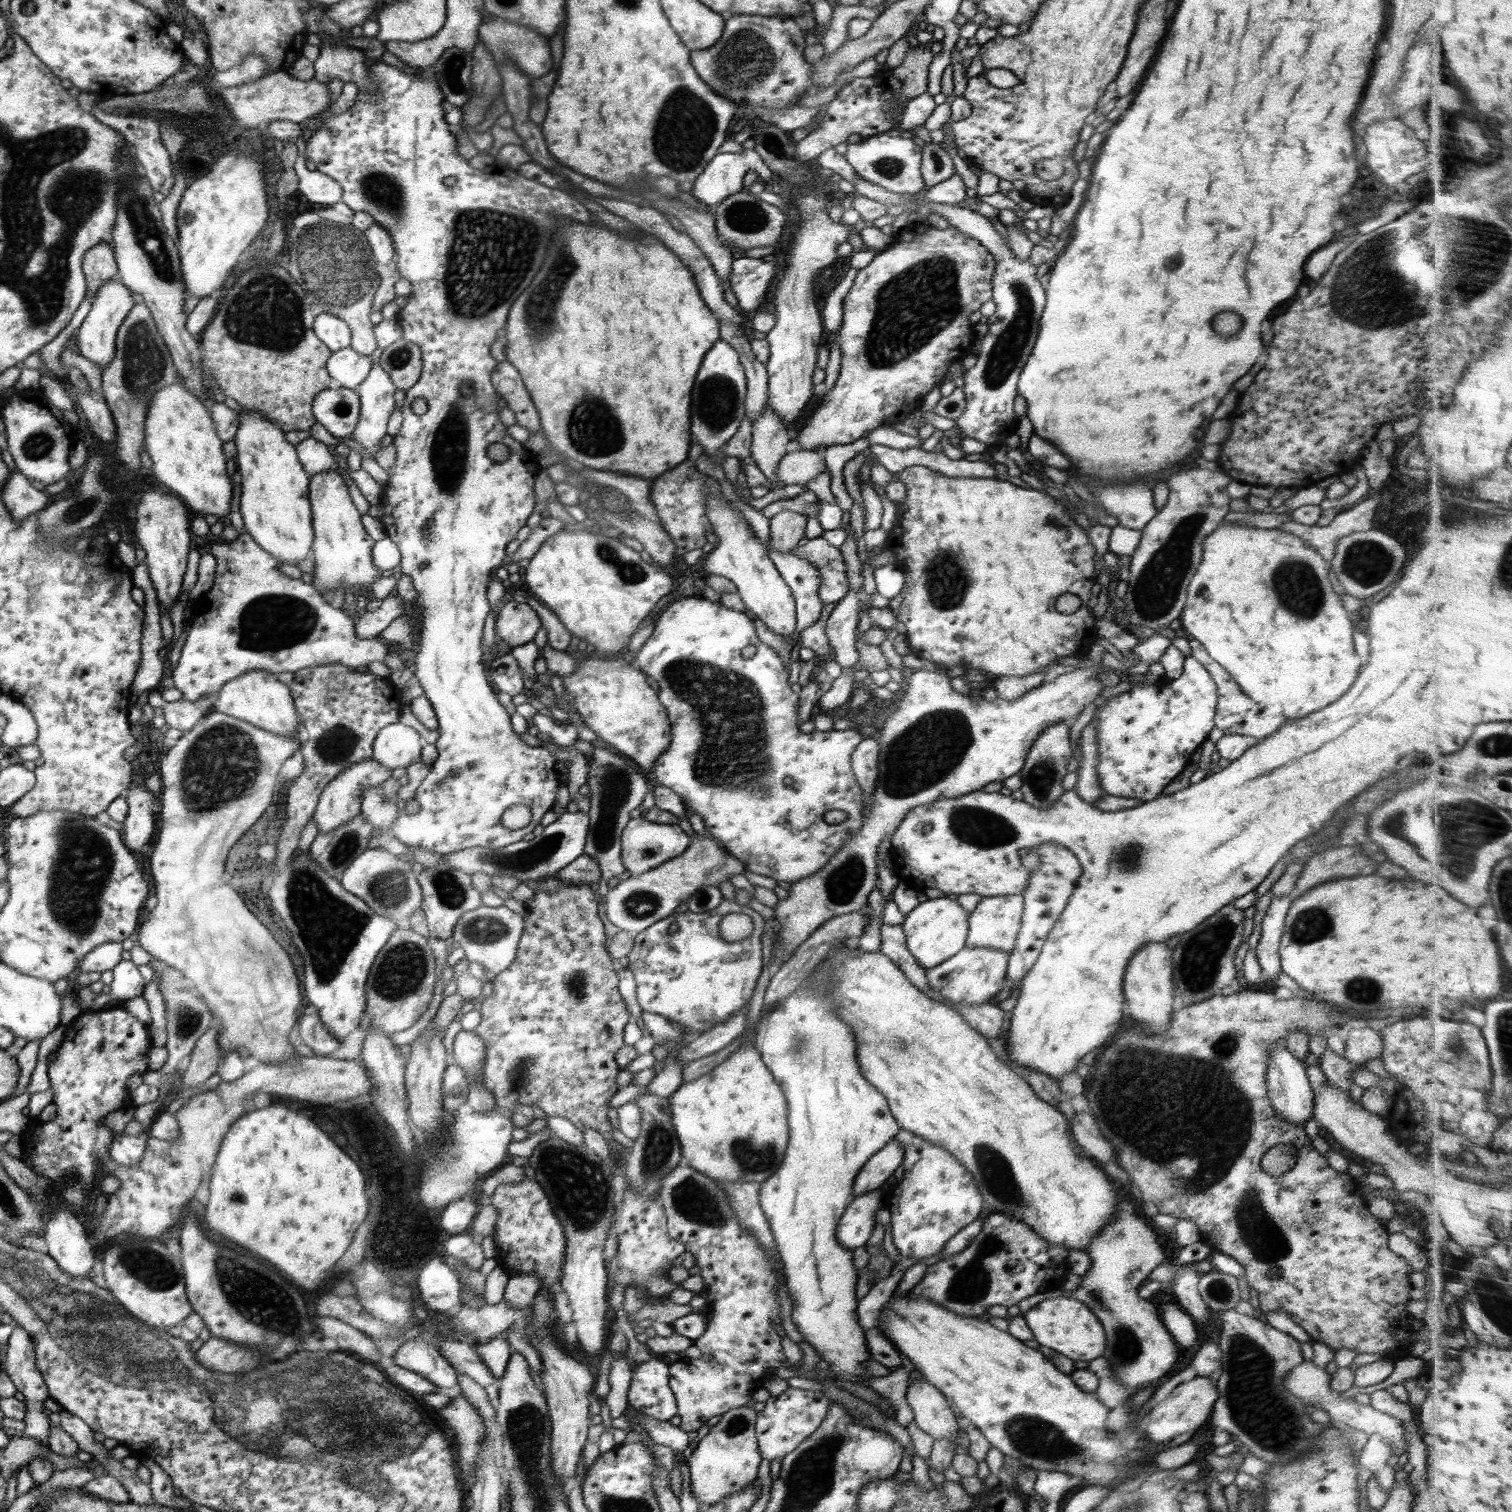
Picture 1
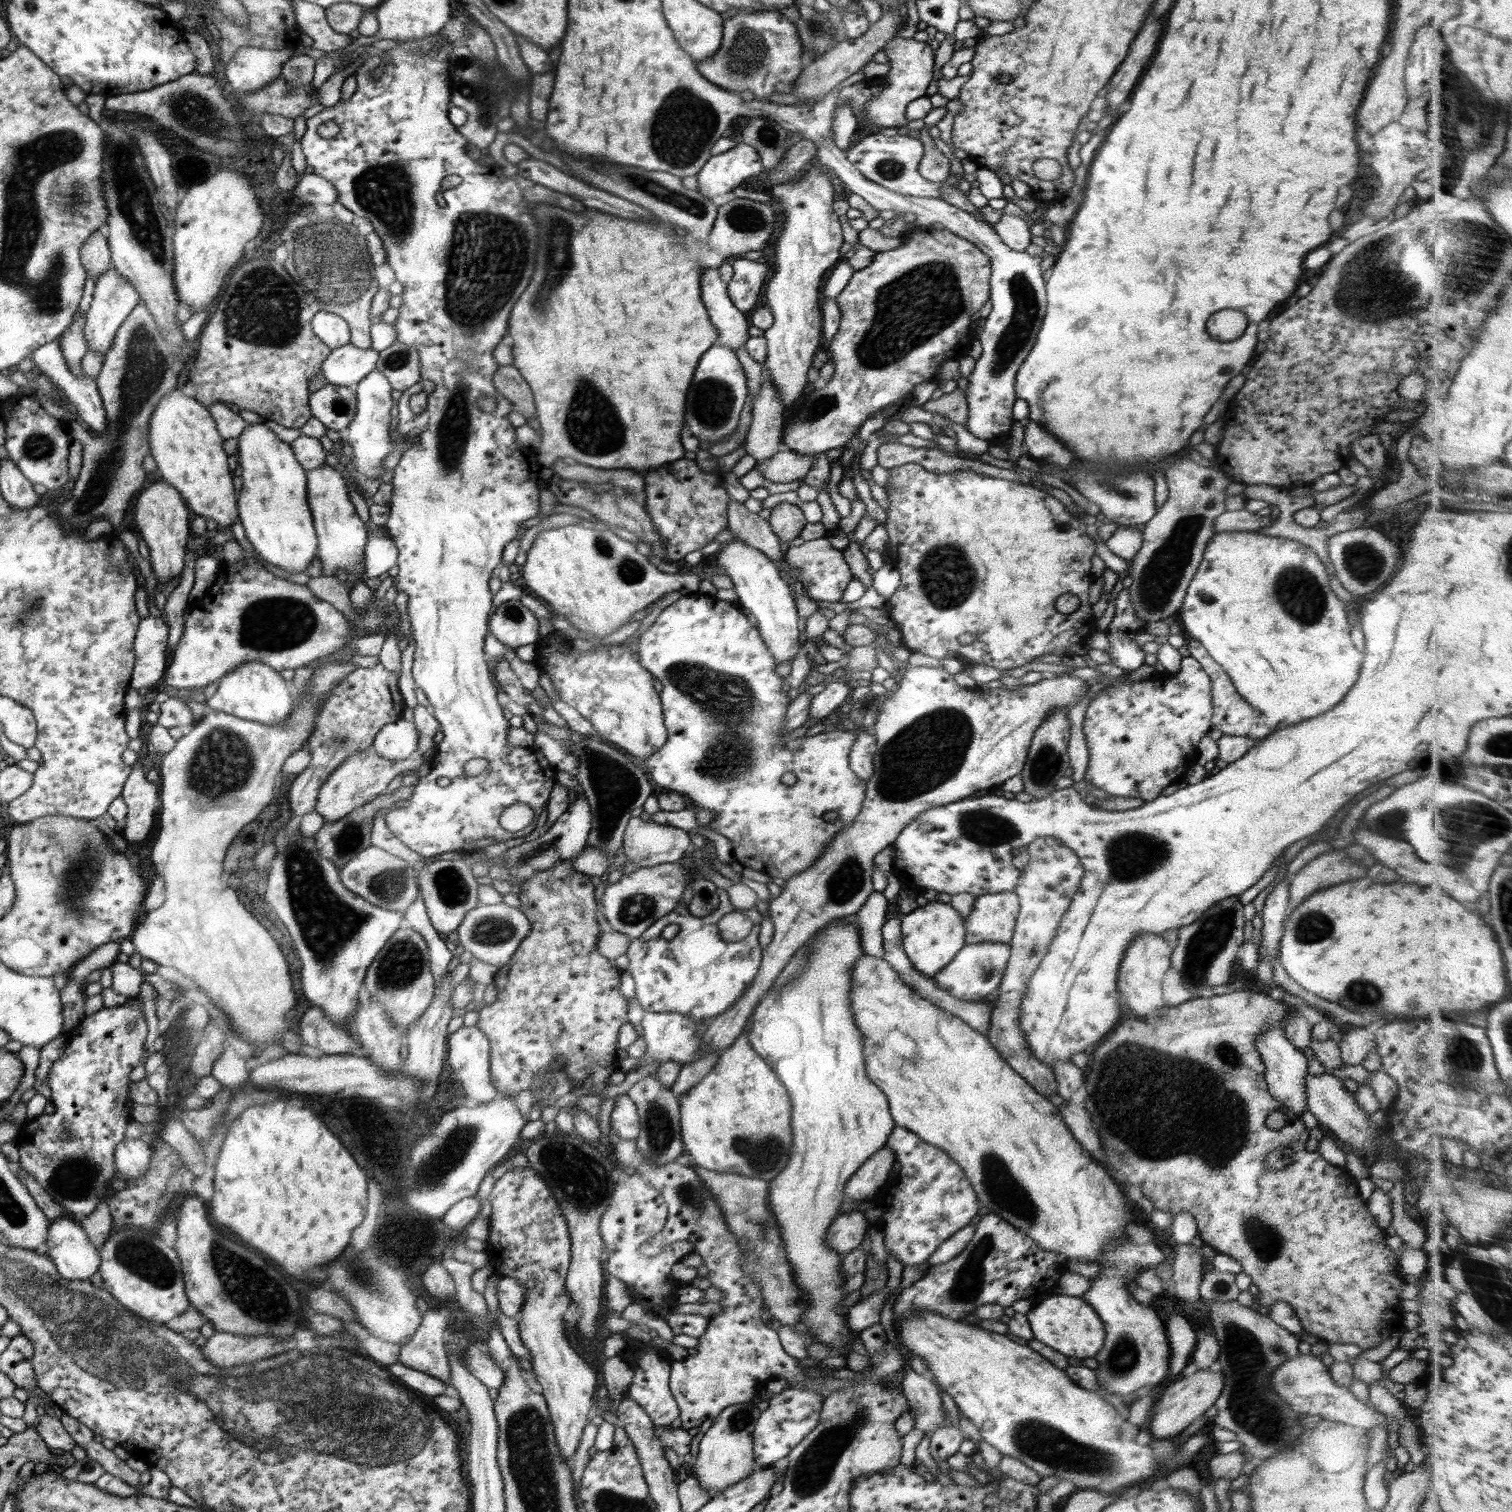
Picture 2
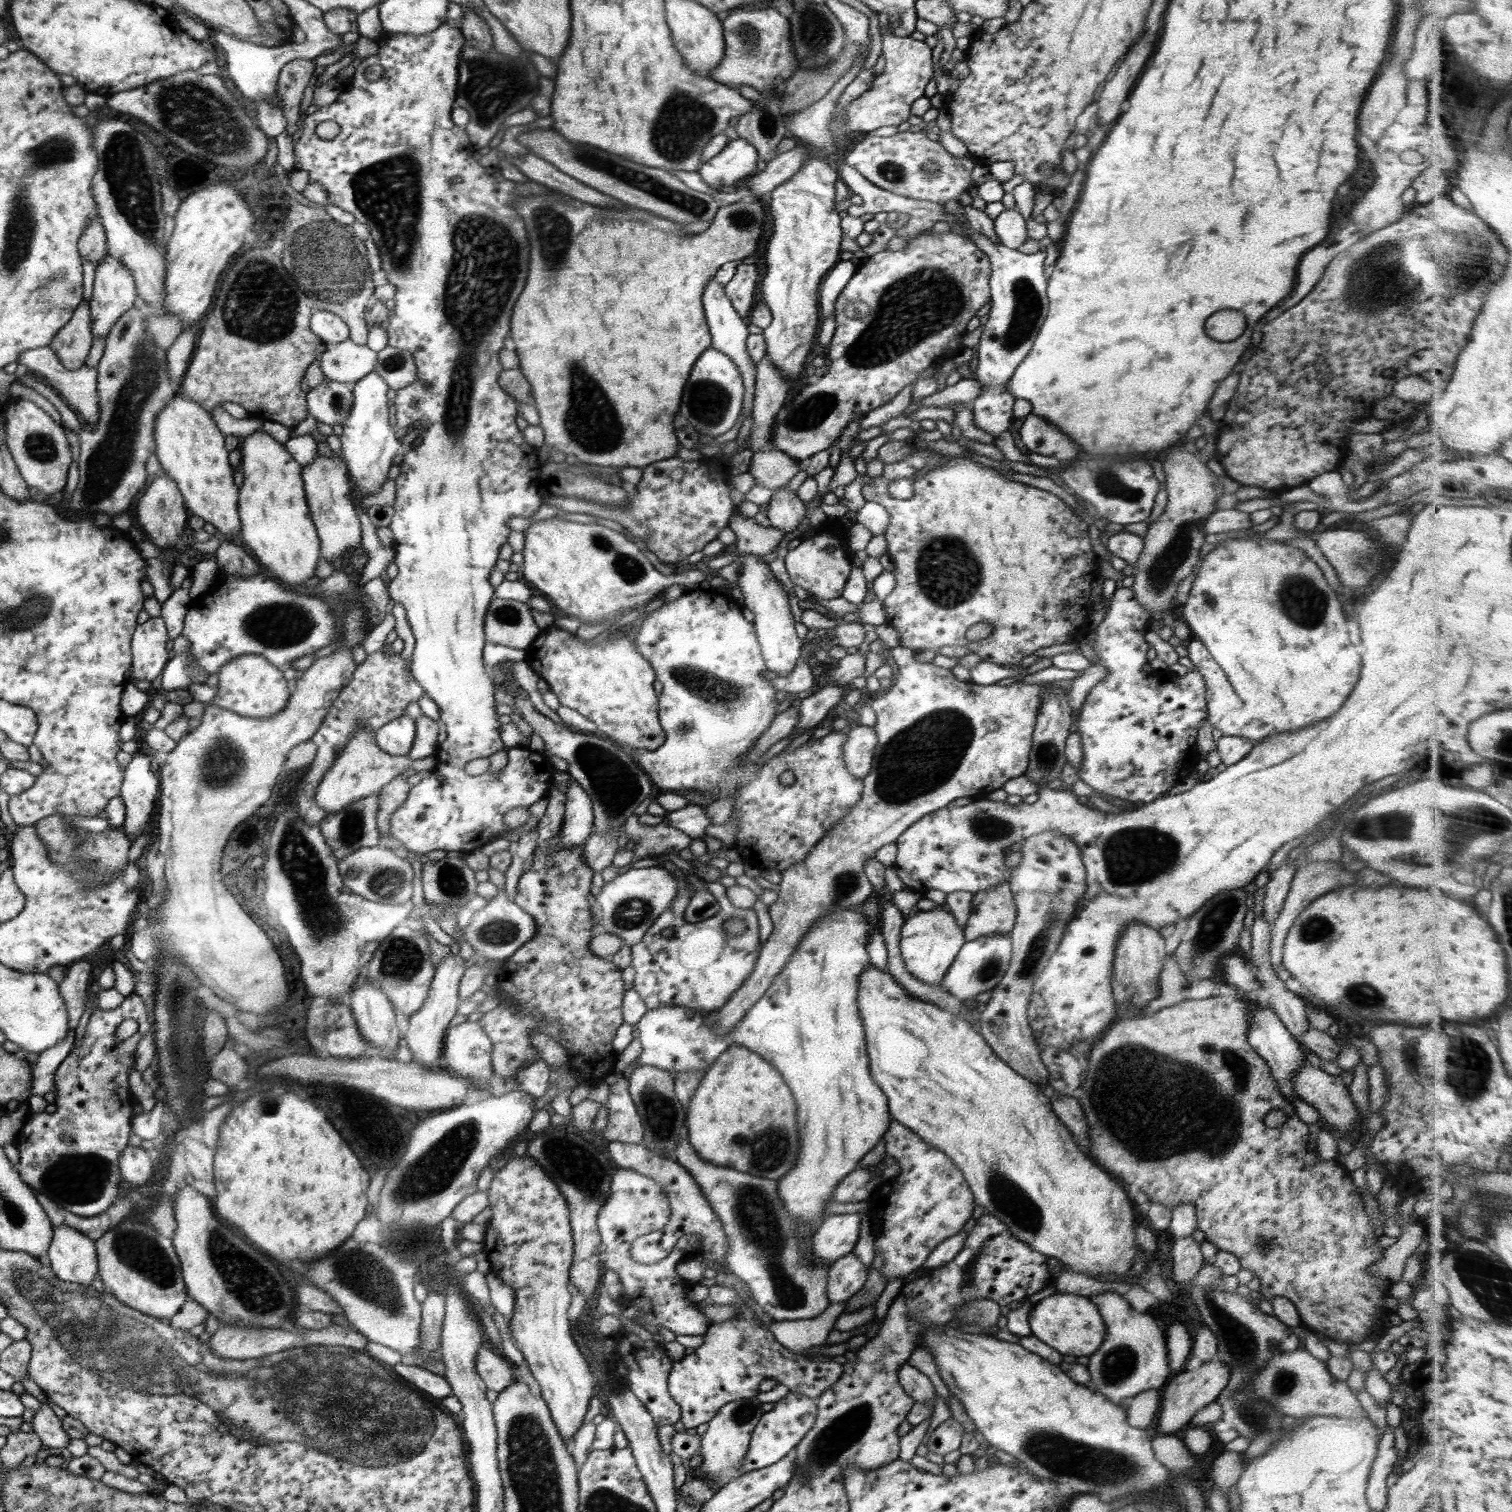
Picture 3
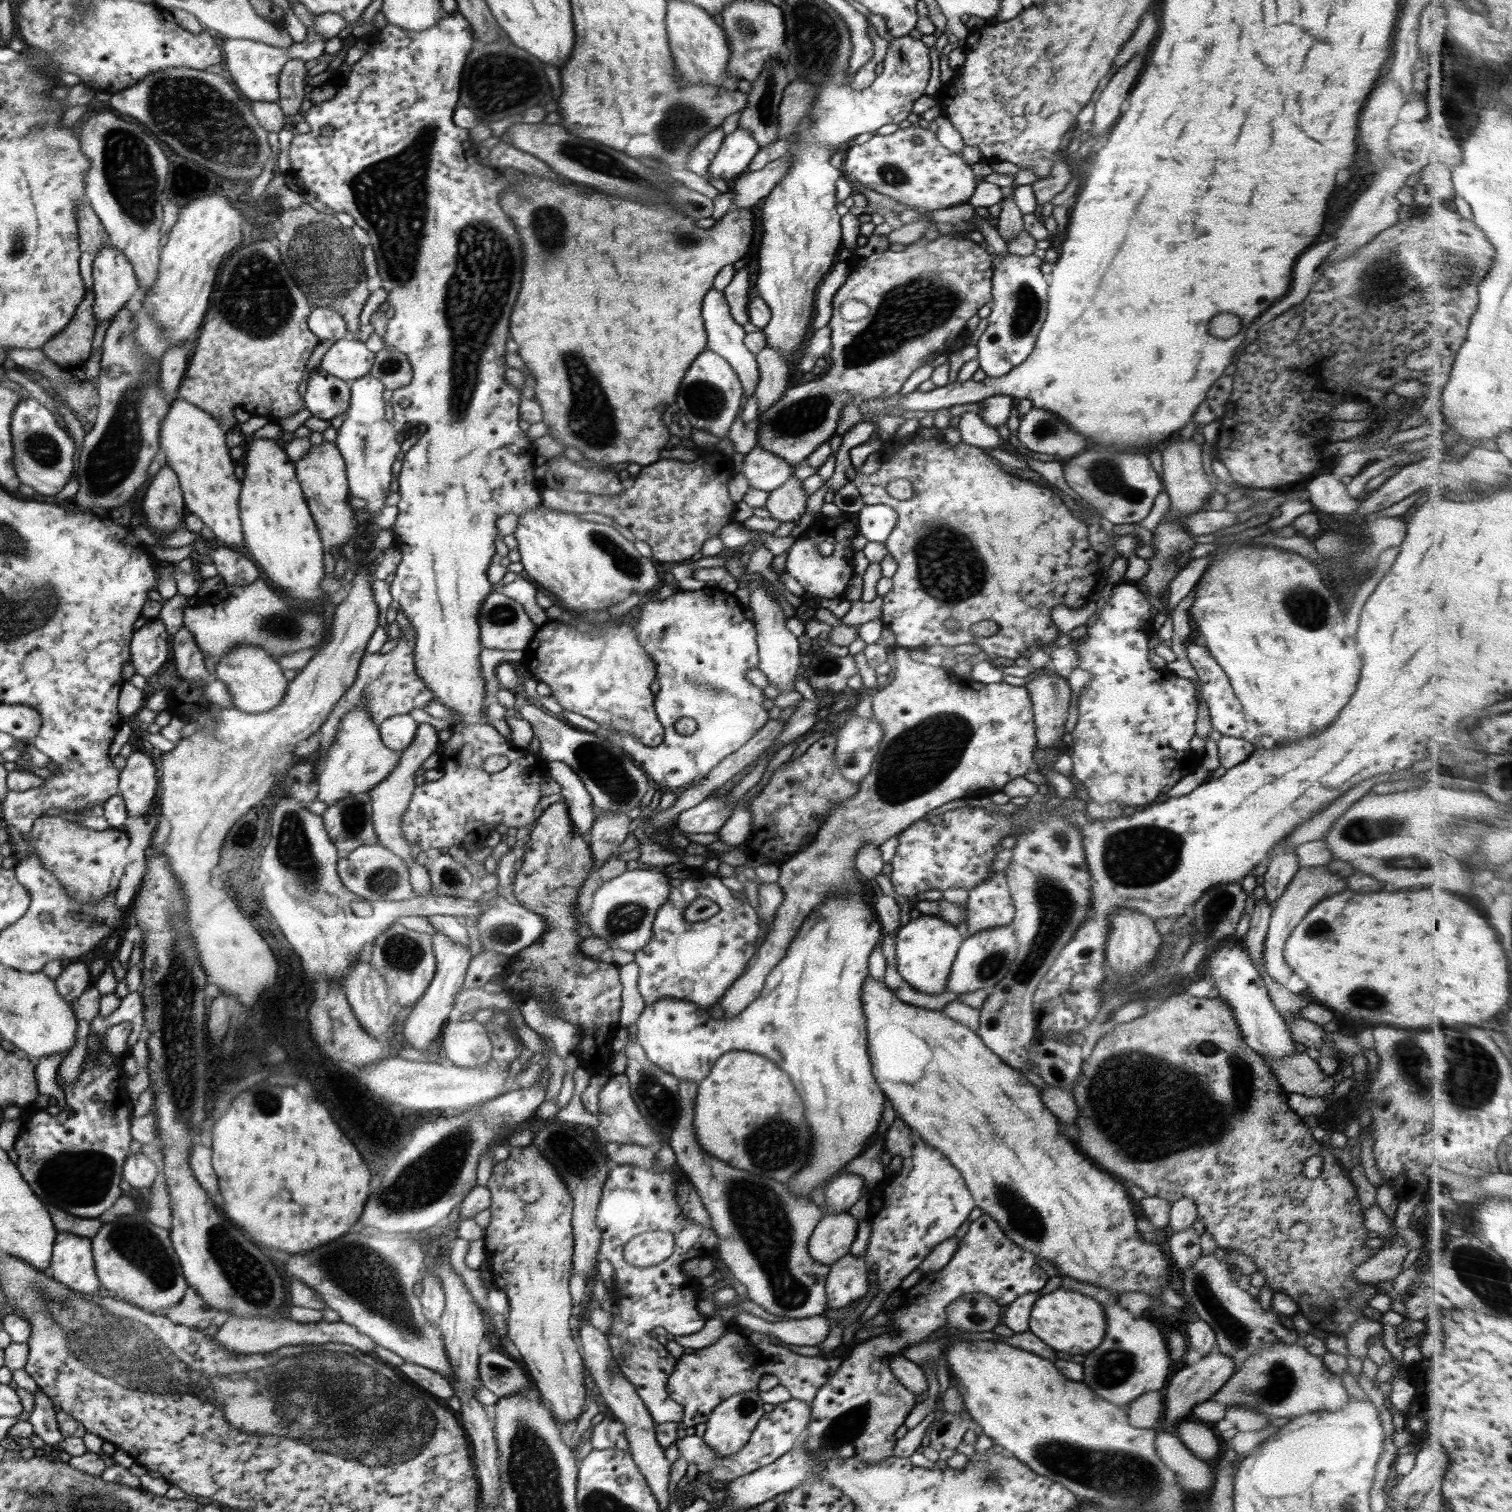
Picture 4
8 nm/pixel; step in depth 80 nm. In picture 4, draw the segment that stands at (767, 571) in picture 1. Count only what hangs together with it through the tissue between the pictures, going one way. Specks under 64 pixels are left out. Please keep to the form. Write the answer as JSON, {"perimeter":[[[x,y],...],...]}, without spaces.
{"perimeter":[[[761,583],[758,588],[750,594],[748,607],[754,614],[752,620],[756,627],[758,643],[758,668],[768,677],[768,682],[776,684],[780,691],[795,690],[794,680],[802,667],[800,662],[801,638],[798,638],[786,627],[787,618],[784,615],[780,603],[771,597],[766,591],[766,587]]]}

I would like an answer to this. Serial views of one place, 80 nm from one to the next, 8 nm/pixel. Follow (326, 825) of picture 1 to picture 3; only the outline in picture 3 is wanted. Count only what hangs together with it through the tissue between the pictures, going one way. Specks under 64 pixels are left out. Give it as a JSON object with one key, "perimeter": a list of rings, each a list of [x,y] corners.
{"perimeter":[[[357,728],[351,739],[341,749],[332,766],[324,773],[320,784],[315,788],[313,796],[316,804],[327,813],[340,812],[349,804],[360,800],[364,796],[378,794],[395,776],[406,772],[406,770],[430,770],[436,767],[436,758],[426,756],[422,760],[410,760],[408,755],[390,756],[384,752],[375,741],[376,732]]]}

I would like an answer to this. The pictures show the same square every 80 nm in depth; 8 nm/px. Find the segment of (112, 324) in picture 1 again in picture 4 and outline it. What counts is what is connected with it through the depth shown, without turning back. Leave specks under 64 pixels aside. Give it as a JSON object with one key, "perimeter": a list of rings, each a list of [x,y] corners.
{"perimeter":[[[107,238],[93,260],[93,285],[95,298],[93,311],[98,323],[103,320],[111,320],[140,289],[132,264],[122,254],[122,250],[112,246]]]}

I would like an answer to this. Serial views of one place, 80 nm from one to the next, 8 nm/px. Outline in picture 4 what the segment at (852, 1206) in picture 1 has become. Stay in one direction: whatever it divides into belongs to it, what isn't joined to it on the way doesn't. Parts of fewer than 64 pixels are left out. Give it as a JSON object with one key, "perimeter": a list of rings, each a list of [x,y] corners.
{"perimeter":[[[849,1212],[824,1215],[817,1221],[808,1242],[810,1256],[830,1266],[839,1258],[850,1255],[857,1235],[858,1222]]]}

